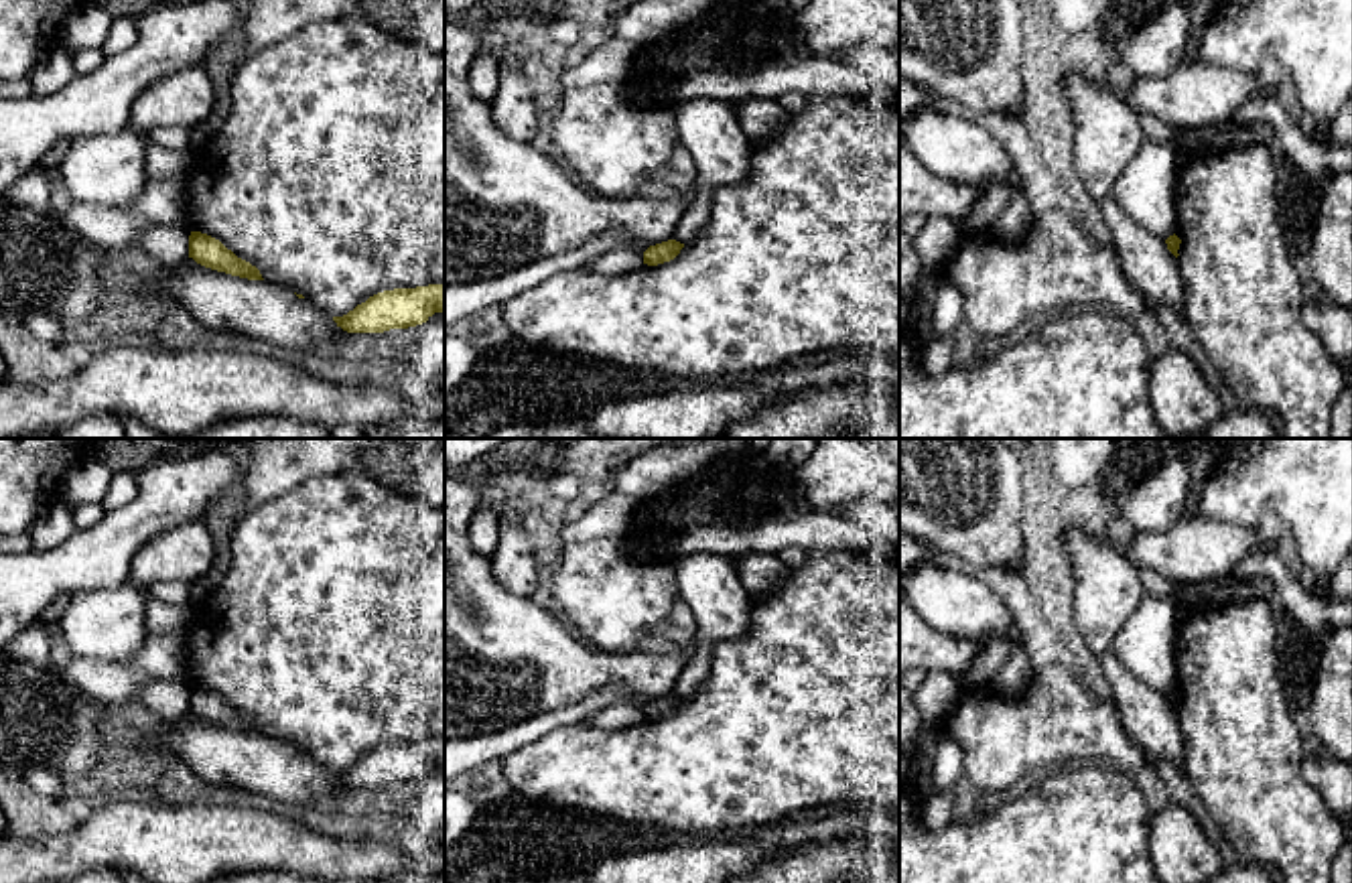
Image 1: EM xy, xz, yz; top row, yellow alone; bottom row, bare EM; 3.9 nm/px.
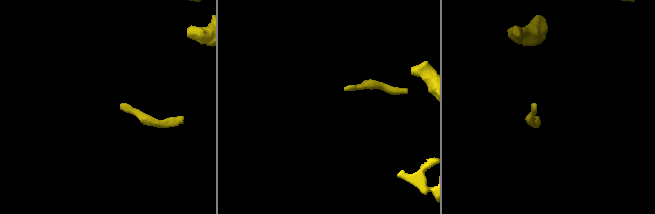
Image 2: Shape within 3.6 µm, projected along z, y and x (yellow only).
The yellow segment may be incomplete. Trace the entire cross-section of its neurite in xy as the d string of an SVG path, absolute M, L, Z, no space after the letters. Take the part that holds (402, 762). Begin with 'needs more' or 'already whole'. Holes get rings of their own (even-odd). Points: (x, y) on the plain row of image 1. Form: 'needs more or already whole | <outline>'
already whole | M445 739L384 745L333 775L347 788L384 788L422 779L434 767L445 767Z

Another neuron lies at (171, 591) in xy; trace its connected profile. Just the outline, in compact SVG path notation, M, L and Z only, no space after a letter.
M164 581L148 589L148 593L168 605L181 605L191 601L191 583L185 581Z

